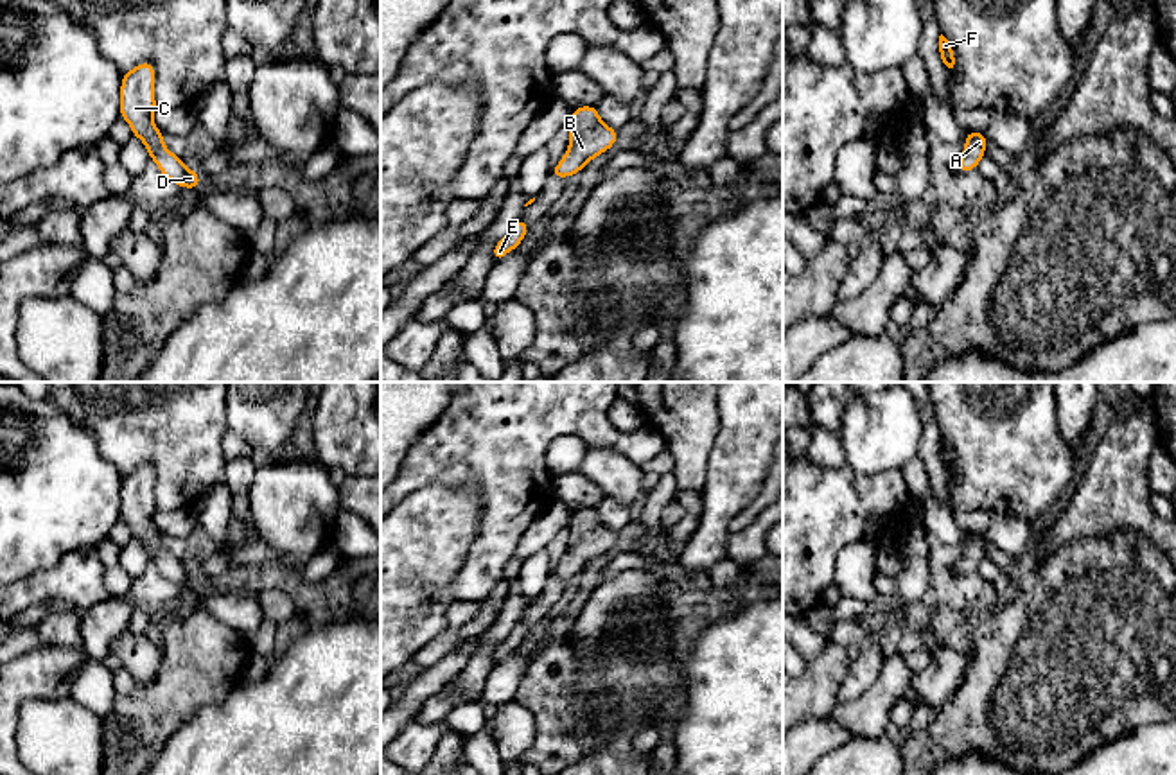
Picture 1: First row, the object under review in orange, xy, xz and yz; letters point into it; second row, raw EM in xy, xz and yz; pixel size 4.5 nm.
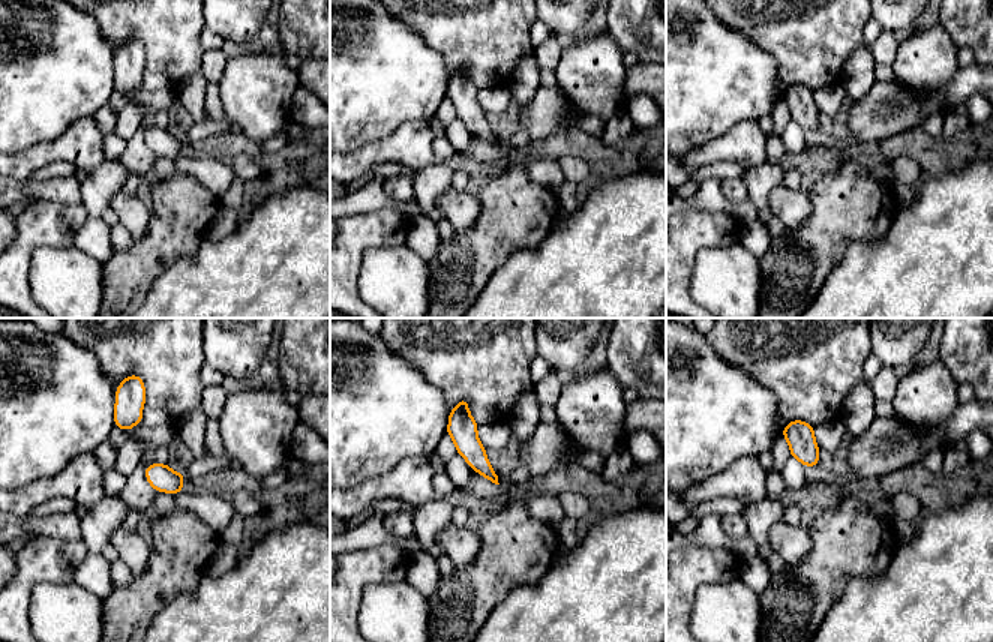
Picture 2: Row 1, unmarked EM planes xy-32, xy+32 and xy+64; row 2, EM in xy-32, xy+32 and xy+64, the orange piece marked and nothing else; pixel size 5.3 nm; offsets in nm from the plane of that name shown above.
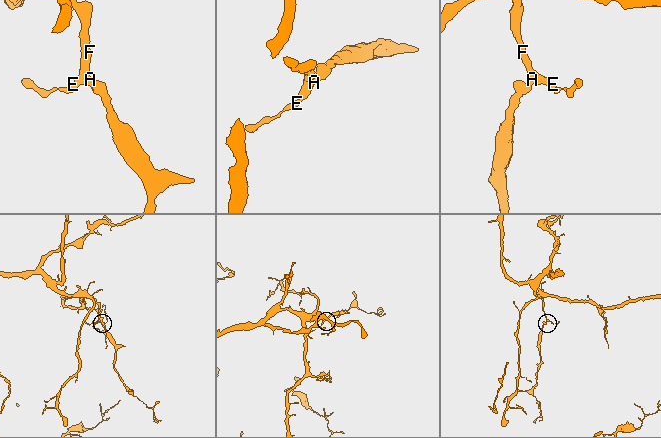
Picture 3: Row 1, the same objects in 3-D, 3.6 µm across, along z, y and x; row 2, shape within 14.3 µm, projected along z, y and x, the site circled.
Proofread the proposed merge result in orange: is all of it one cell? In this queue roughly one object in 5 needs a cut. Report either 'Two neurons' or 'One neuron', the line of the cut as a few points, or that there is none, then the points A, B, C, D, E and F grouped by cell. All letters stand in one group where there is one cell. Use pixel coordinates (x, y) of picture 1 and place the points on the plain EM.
One neuron. No split. Groups: A B C D E F

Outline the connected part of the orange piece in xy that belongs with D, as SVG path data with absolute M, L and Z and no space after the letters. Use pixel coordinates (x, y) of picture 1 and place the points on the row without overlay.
M145 463L122 477L120 520L131 527L131 536L138 538L156 563L162 576L185 590L199 590L199 576L189 572L178 556L163 547L163 536L153 524L154 502L154 468Z

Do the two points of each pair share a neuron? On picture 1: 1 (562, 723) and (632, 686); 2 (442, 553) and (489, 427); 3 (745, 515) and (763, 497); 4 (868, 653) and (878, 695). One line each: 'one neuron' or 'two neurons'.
1: two neurons
2: two neurons
3: one neuron
4: two neurons

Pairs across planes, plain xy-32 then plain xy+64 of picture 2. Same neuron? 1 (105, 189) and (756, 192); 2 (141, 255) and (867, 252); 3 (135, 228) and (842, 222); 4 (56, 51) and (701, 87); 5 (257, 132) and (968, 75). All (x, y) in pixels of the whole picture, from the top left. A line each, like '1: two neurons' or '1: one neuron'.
1: one neuron
2: two neurons
3: two neurons
4: one neuron
5: two neurons

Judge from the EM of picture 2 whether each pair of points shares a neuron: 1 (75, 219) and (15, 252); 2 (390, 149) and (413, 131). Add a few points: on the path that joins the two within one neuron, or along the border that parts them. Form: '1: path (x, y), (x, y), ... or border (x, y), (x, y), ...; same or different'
1: path (60, 222), (44, 224), (30, 237); same
2: path (396, 147), (407, 137); same

